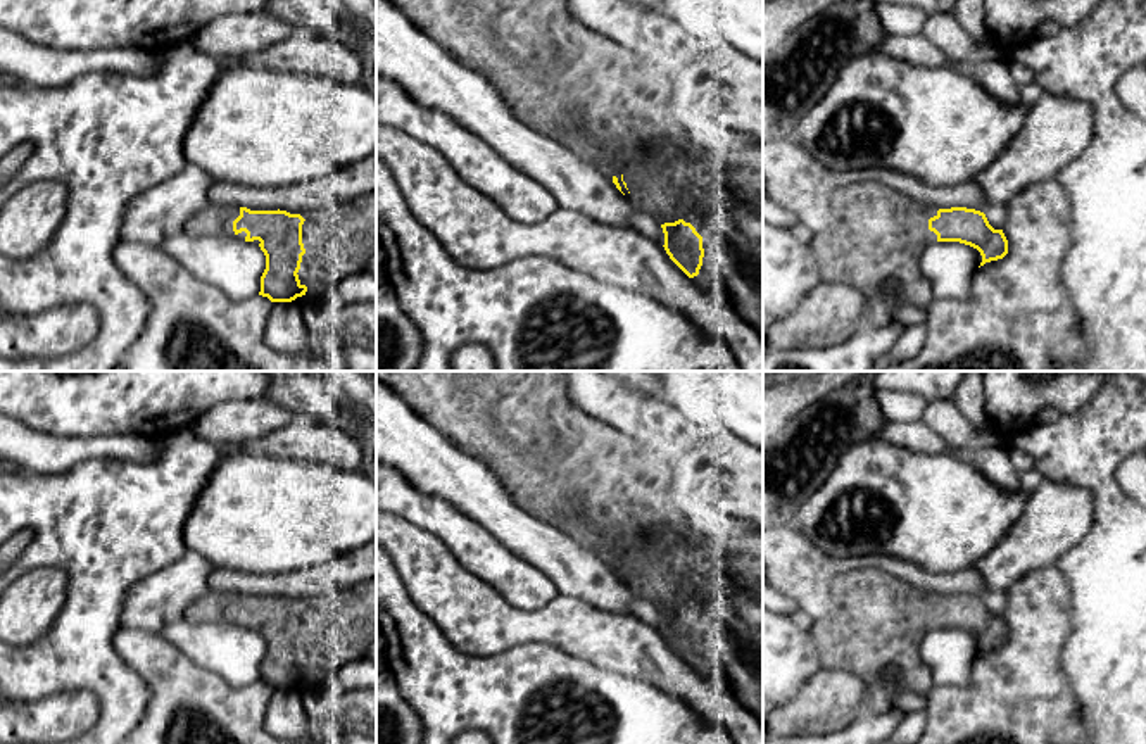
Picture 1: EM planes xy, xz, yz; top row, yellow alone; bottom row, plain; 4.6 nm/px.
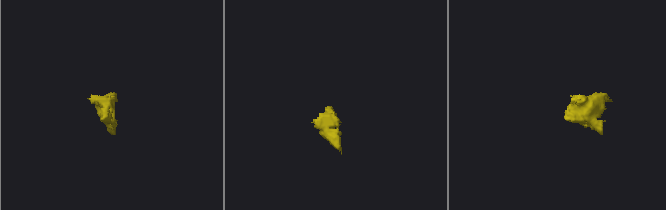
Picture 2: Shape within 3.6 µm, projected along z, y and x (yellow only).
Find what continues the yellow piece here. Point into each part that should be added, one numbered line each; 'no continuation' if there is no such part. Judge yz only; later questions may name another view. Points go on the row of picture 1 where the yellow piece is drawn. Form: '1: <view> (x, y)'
1: yz (881, 235)

